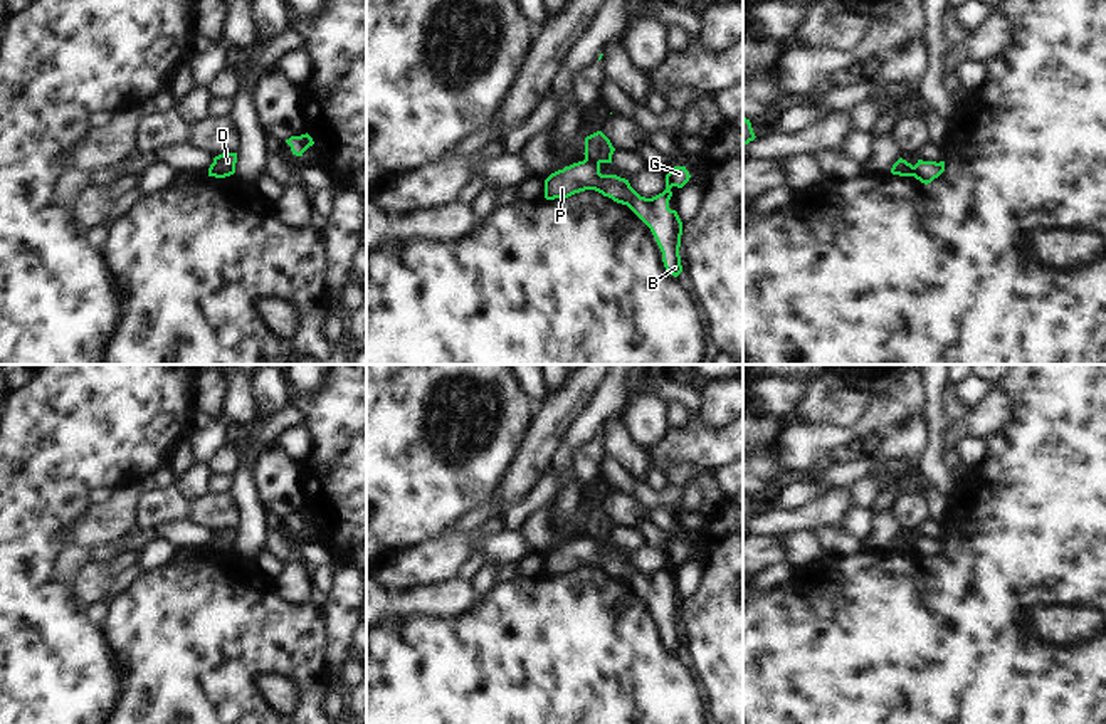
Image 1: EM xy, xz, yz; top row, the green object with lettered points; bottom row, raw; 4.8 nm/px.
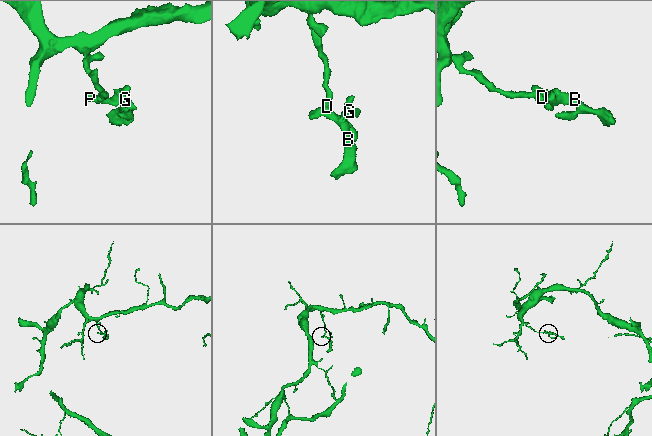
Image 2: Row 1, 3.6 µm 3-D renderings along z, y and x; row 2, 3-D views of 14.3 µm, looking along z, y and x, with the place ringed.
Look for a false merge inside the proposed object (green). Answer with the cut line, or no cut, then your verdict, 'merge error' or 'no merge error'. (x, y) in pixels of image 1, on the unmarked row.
xz (585, 533), (599, 540) | merge error

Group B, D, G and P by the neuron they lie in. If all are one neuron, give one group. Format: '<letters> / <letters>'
B G P / D

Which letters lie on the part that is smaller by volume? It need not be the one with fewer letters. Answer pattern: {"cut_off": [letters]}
{"cut_off": ["B", "G", "P"]}

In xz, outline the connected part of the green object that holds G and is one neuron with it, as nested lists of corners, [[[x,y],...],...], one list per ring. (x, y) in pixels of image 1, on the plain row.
[[[585,534],[551,549],[545,556],[545,574],[568,574],[585,566],[595,566],[617,580],[627,581],[652,608],[661,628],[666,647],[677,653],[681,642],[682,598],[676,586],[669,585],[671,564],[682,564],[691,551],[686,543],[674,543],[666,551],[666,566],[652,574],[640,573],[629,556],[617,551],[602,551],[600,539]]]

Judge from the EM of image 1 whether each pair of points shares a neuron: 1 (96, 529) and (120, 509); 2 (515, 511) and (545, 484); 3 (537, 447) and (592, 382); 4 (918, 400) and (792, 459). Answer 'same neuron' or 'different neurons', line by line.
1: same neuron
2: same neuron
3: same neuron
4: same neuron

